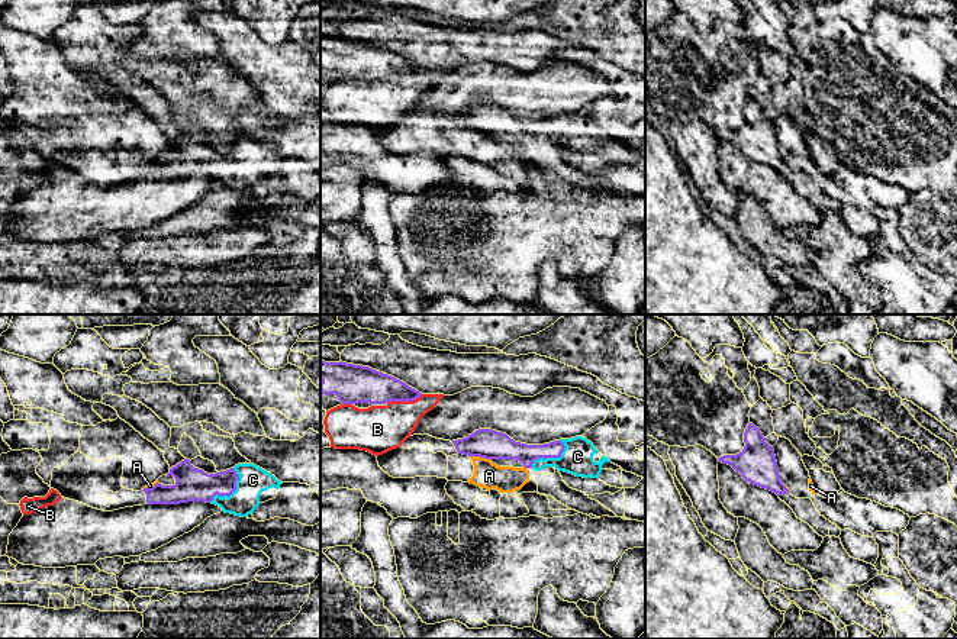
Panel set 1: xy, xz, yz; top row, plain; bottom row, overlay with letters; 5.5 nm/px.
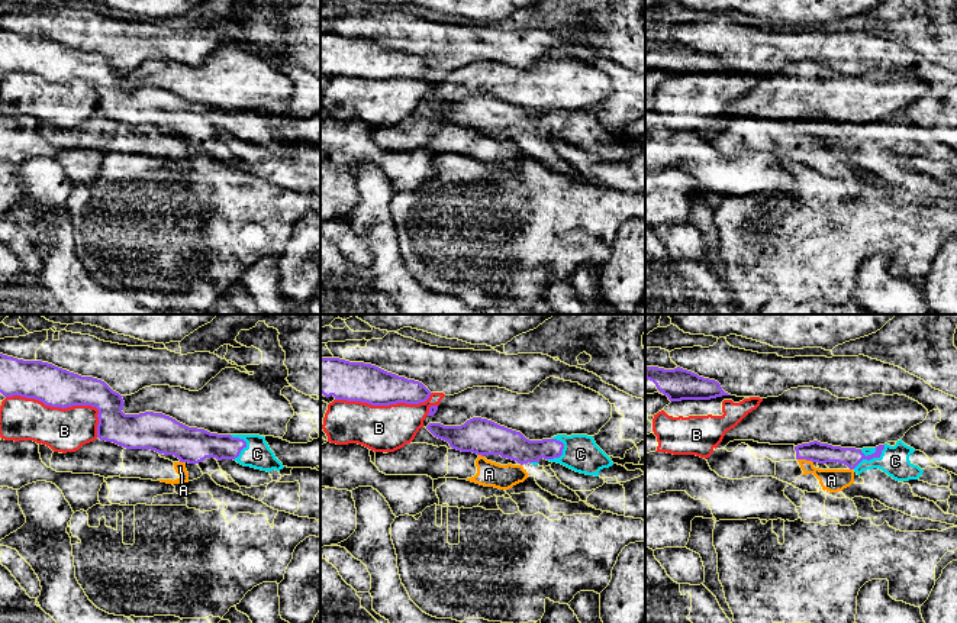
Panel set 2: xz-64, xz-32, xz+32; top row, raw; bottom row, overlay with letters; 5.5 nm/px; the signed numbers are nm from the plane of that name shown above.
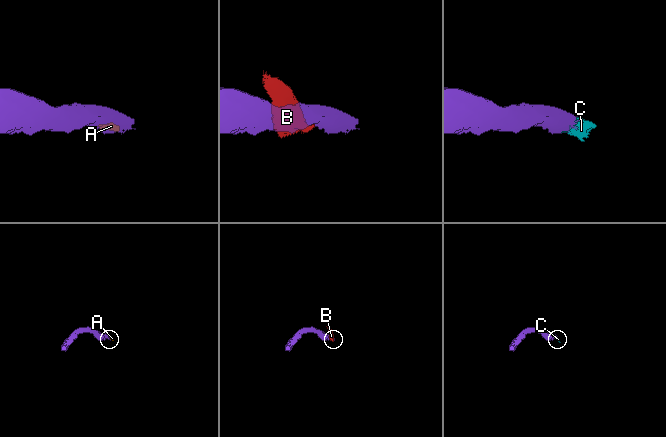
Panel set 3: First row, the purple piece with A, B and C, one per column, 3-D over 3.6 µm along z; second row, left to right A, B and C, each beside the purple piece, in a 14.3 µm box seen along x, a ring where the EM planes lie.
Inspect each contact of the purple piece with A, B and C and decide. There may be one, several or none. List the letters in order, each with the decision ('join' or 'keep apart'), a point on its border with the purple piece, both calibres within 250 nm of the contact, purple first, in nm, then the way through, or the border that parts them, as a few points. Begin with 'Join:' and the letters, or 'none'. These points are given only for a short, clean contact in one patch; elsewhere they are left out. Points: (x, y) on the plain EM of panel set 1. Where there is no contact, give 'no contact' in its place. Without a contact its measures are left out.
Join: C
A: keep apart | xz (480, 132) | 160/150 nm | along xz (470, 131), (489, 135)
B: keep apart | xz (405, 76) | 200/260 nm
C: join | xz (550, 132) | 120/180 nm | across xz (506, 123), (529, 131), (550, 132), (577, 132)

